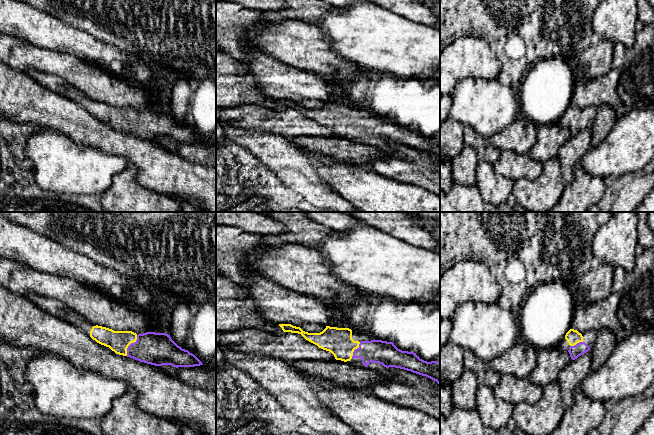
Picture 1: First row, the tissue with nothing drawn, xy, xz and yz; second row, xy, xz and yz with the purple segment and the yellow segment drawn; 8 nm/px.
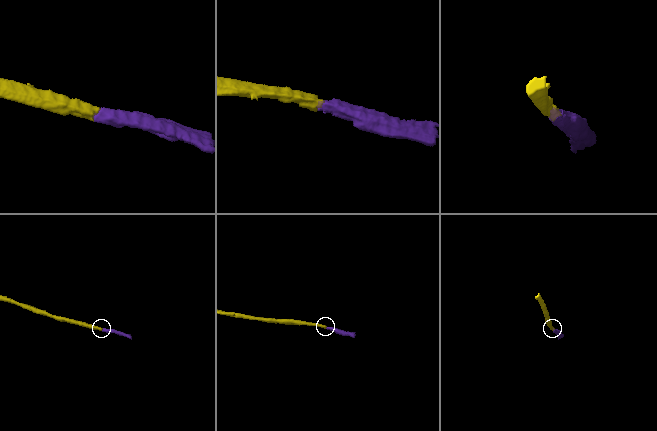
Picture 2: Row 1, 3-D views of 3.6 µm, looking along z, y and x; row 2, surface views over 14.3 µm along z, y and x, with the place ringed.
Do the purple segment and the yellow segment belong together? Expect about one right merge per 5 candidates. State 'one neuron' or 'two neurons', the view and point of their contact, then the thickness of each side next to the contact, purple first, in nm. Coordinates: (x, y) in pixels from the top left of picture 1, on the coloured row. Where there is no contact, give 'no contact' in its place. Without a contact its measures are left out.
one neuron; meets purple in xy at (129, 345); 260 nm thick on the purple side, 180 nm on the other

